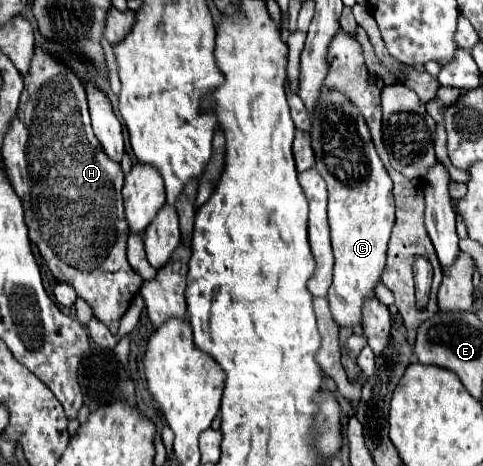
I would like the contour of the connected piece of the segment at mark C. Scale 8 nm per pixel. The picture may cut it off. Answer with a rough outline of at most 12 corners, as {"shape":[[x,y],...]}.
{"shape":[[322,87],[312,113],[328,185],[334,321],[356,327],[394,227],[362,113]]}

